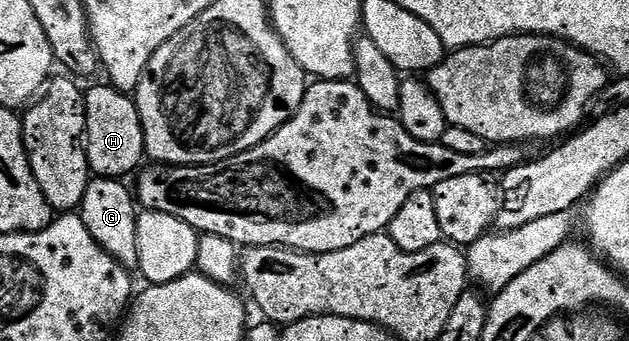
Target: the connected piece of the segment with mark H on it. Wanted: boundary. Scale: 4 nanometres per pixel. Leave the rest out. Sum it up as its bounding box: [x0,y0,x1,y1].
[84,84,145,179]

